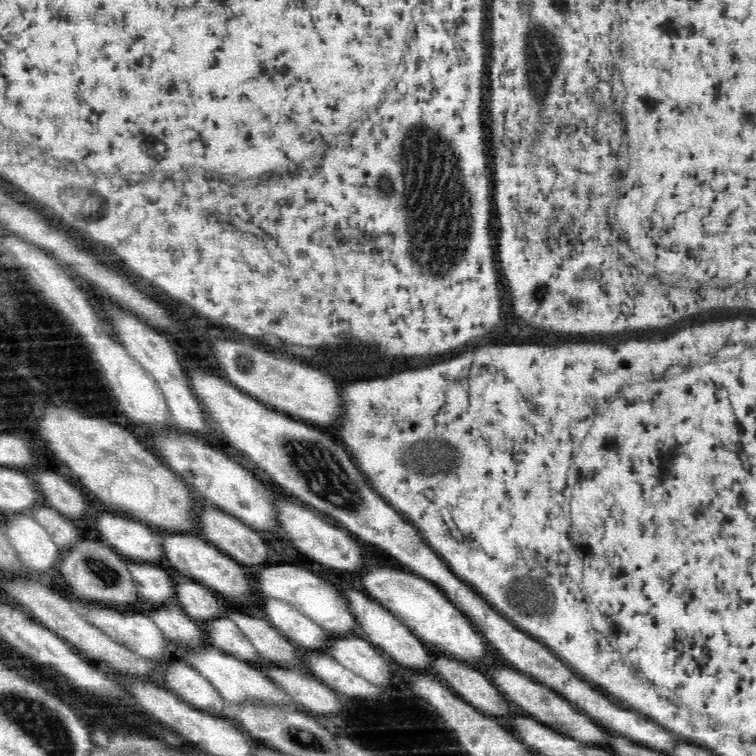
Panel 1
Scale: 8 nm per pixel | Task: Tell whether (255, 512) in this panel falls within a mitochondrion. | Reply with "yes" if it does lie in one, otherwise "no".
no

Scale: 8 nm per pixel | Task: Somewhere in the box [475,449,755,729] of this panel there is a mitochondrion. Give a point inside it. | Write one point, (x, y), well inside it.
(530, 596)

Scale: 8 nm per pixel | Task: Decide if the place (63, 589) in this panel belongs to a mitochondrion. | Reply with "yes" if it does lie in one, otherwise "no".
no

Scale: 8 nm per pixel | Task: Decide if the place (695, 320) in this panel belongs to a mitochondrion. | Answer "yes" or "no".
no

